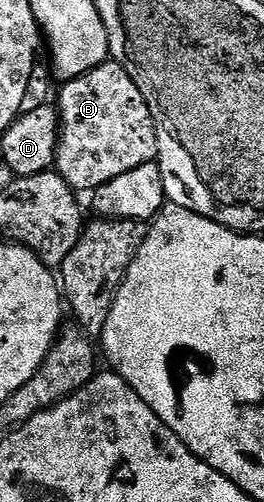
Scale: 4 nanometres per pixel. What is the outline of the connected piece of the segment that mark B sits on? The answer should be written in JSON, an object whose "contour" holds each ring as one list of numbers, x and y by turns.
{"contour":[[107,59,92,71,72,78,61,87,63,89,59,91,58,101,56,100,56,109,60,114,56,172,71,189,93,191,116,179,118,173,136,171,136,167,157,158,158,132,154,126,152,111,148,111,144,95,140,95,136,83,132,83,124,67,120,67,113,59]]}

